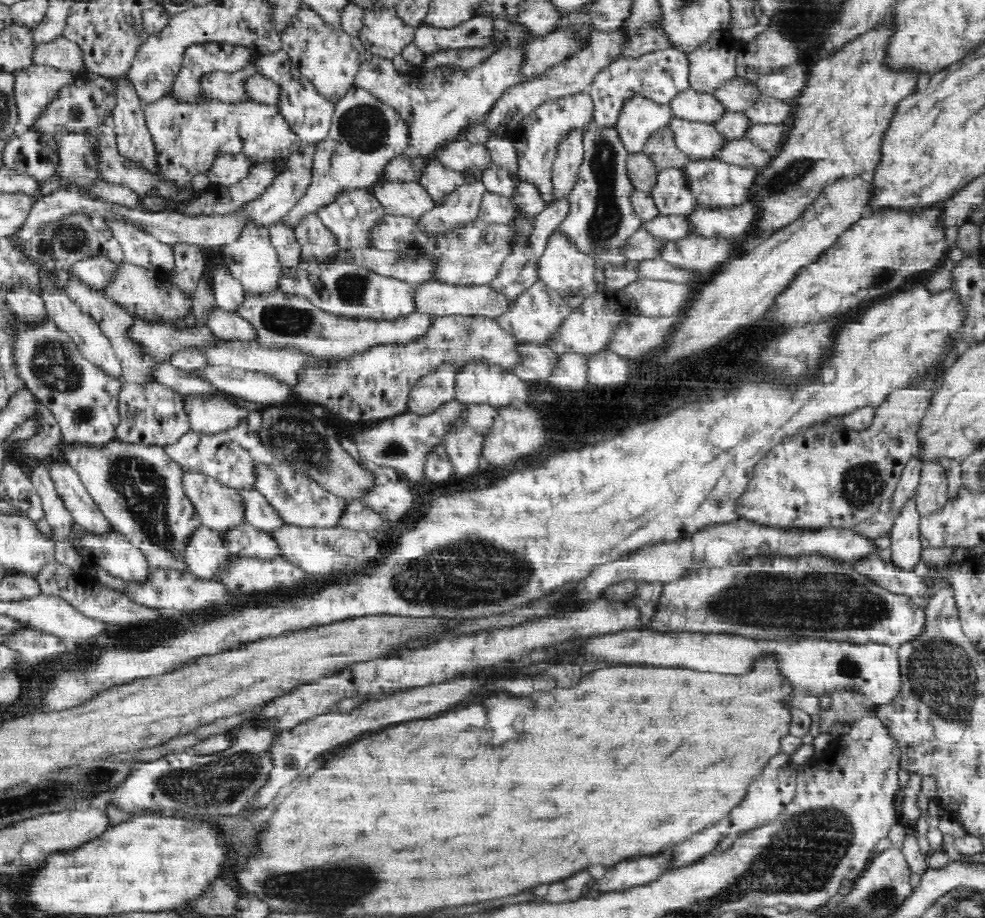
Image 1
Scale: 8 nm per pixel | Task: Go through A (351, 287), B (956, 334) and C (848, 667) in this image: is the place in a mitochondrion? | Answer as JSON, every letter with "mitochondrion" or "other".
{"A":"mitochondrion","B":"other","C":"mitochondrion"}

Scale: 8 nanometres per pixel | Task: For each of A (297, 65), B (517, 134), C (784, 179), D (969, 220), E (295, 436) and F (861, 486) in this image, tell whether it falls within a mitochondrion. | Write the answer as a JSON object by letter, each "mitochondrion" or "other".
{"A":"other","B":"other","C":"mitochondrion","D":"other","E":"mitochondrion","F":"mitochondrion"}

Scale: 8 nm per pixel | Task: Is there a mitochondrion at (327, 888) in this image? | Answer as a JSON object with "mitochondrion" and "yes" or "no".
{"mitochondrion":"yes"}

